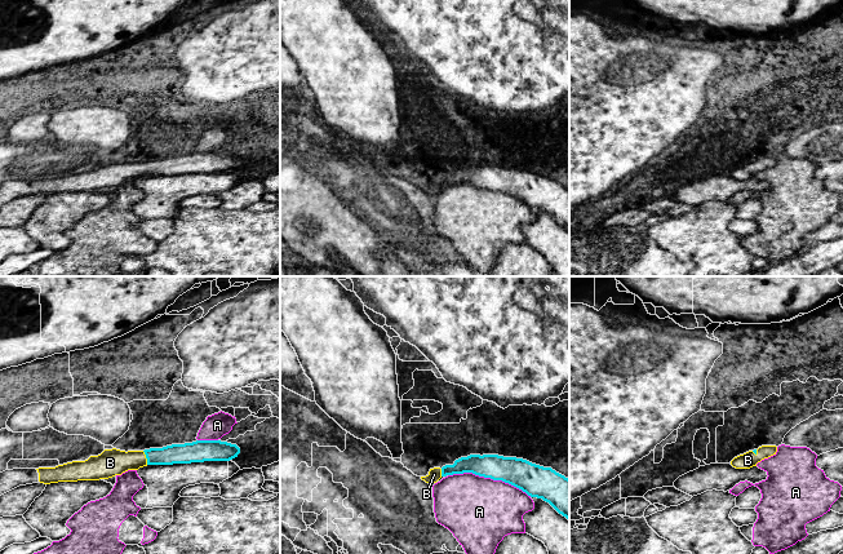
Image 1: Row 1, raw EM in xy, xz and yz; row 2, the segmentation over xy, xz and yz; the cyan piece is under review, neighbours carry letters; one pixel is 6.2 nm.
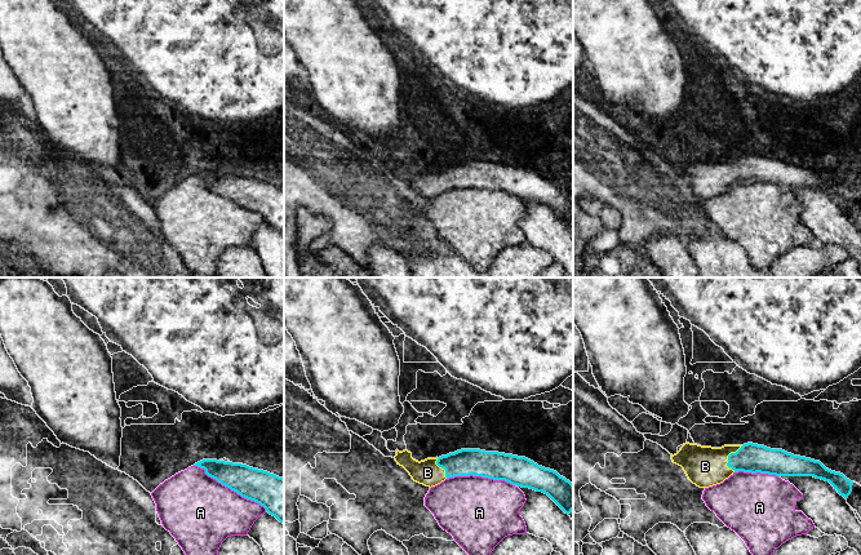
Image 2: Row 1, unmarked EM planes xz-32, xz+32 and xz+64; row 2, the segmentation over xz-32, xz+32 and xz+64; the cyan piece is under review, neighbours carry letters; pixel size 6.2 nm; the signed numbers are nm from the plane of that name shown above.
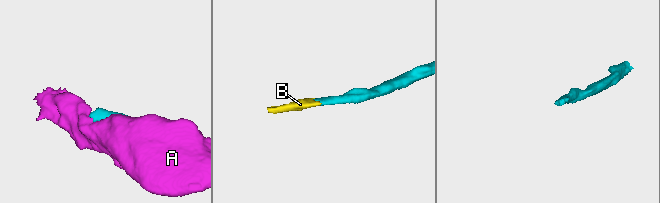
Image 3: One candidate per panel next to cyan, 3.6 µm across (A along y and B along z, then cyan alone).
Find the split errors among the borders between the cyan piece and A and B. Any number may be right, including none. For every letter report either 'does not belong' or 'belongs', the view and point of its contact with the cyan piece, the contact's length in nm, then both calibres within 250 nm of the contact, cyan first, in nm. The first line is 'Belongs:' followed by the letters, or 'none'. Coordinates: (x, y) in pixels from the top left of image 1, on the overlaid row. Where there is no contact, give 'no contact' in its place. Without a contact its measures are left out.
Belongs: B
A: does not belong; contact xz (489, 477); length 550 nm; calibres 180 and 440 nm
B: belongs; contact xy (146, 457); length 90 nm; calibres 130 and 170 nm

